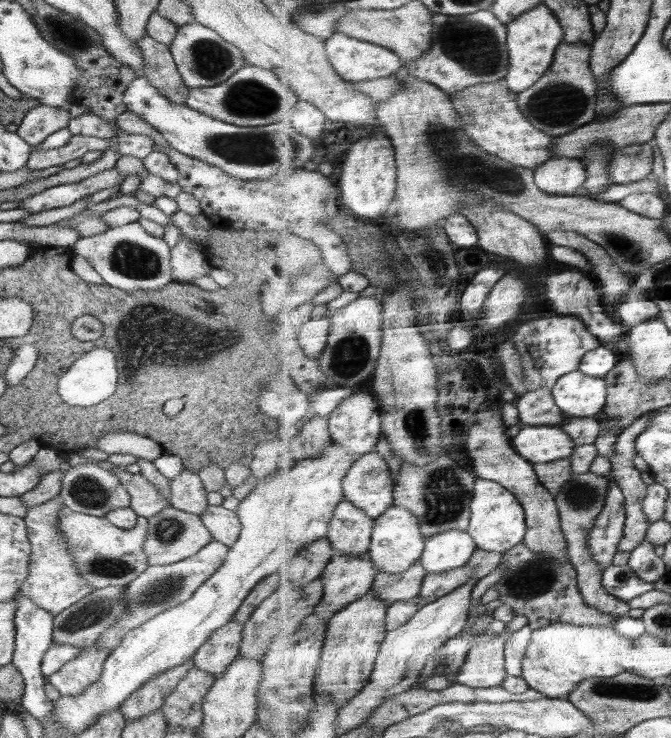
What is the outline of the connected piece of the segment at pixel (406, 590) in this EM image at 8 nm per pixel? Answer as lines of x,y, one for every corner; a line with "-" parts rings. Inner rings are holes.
419,560
403,574
380,573
373,584
373,591
378,598
390,602
390,606
395,602
410,601
420,596
428,575
423,562

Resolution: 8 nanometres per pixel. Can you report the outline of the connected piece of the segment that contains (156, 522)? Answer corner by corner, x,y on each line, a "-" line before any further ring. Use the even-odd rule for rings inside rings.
168,506
148,519
147,537
143,544
149,565
174,564
194,556
213,538
201,516

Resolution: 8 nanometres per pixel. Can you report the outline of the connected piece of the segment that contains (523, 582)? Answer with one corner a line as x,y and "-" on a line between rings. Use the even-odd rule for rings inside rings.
524,541
506,551
504,556
501,566
505,568
505,575
492,586
499,592
497,604
508,604
516,615
526,616
535,631
561,622
605,627
622,618
602,612
586,602
579,584
579,570
574,563
559,563
557,558
542,556
527,547

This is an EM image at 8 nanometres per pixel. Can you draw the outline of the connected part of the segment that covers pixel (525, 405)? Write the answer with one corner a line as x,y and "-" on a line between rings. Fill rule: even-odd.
543,386
538,390
526,392
518,401
520,424
525,425
559,425
570,419
556,402
553,388

